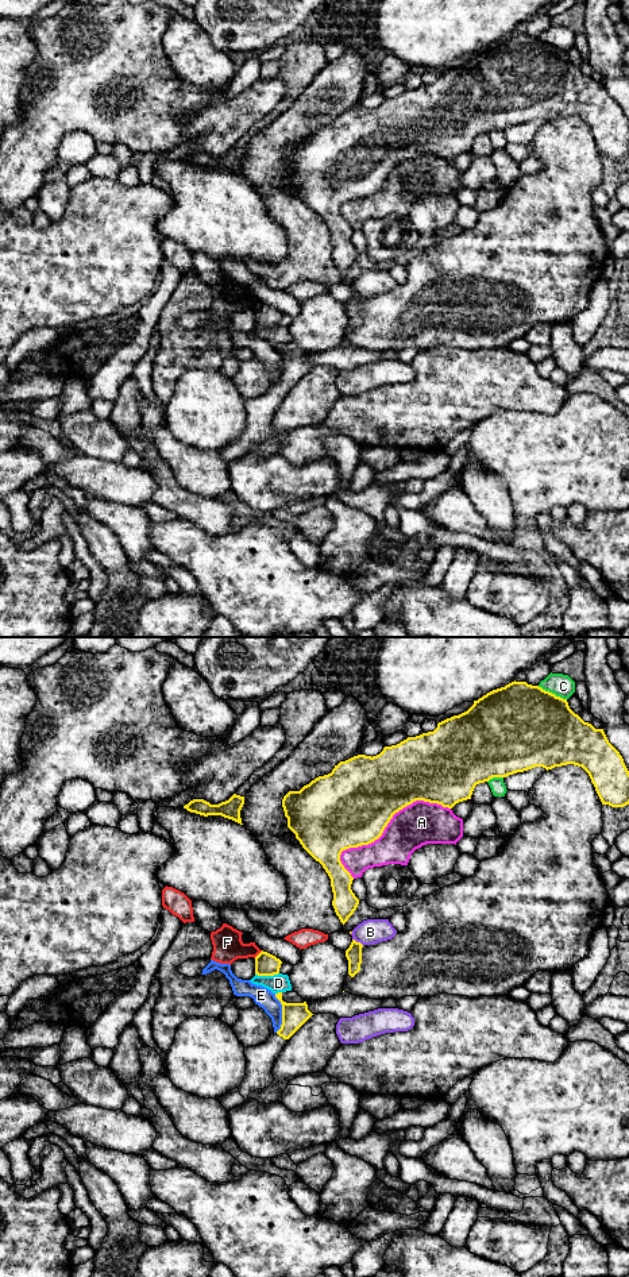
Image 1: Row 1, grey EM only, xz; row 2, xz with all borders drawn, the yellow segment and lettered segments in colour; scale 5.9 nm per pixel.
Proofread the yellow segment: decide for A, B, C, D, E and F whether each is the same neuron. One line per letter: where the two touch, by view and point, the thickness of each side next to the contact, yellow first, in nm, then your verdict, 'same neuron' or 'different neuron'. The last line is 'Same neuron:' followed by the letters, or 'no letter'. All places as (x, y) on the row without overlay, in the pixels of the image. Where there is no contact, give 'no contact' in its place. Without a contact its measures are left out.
A: meets yellow in xz at (389, 173); 480 nm thick on the yellow side, 260 nm on the other; different neuron
B: meets yellow in xz at (358, 294); 100 nm thick on the yellow side, 150 nm on the other; different neuron
C: meets yellow in xz at (551, 45); 480 nm thick on the yellow side, 140 nm on the other; different neuron
D: meets yellow in xz at (266, 327); 140 nm thick on the yellow side, 110 nm on the other; different neuron
E: meets yellow in xz at (282, 365); 150 nm thick on the yellow side, 120 nm on the other; different neuron
F: meets yellow in xz at (259, 305); 140 nm thick on the yellow side, 180 nm on the other; different neuron
Same neuron: no letter

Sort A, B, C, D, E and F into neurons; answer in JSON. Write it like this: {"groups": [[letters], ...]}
{"groups": [["A"], ["B"], ["C"], ["D"], ["E"], ["F"]]}

